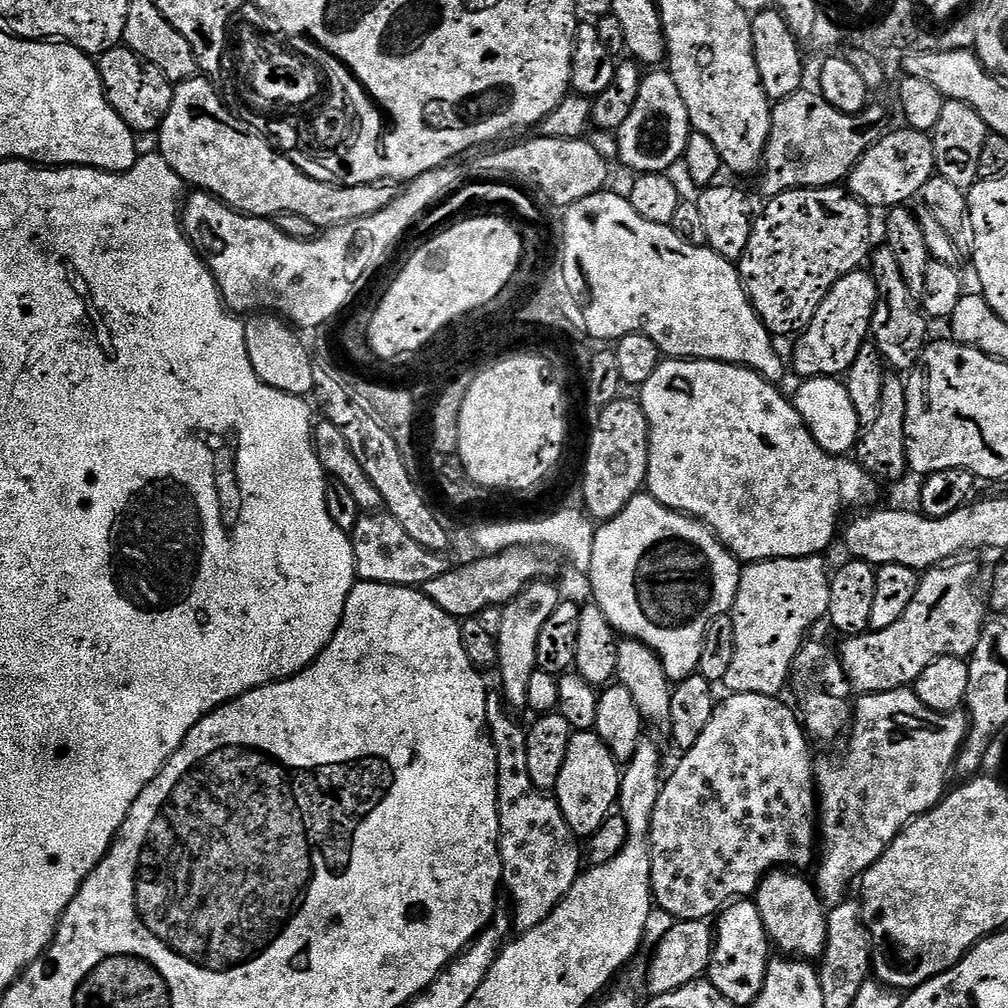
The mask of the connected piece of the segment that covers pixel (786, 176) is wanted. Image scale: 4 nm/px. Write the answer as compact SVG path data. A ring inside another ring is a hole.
M801 90L790 94L790 98L775 101L772 109L770 138L764 151L760 176L760 188L765 197L771 198L795 188L830 188L839 185L862 158L864 151L889 131L888 112L884 108L869 106L858 114L842 114L826 102L819 91Z

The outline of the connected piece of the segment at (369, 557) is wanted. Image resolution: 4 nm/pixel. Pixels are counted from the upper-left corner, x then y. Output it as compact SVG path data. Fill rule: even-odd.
M387 514L361 515L359 522L350 534L350 539L354 550L357 577L366 582L397 584L403 588L415 588L438 578L438 574L448 571L450 567L449 561L444 561L445 557L441 553L426 550L426 546L418 546L418 542L414 542L414 538L410 538L410 534L406 534L406 530L402 530L402 526L398 526L396 519Z

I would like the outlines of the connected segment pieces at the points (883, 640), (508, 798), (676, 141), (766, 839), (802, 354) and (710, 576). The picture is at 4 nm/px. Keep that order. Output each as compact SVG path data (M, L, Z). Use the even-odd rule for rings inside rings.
M952 562L947 566L938 568L929 568L927 572L920 576L920 585L914 590L914 598L910 598L910 606L906 606L906 614L902 614L902 618L898 618L898 622L894 622L894 626L886 626L886 630L866 631L860 636L849 636L843 641L844 645L838 648L838 659L844 668L844 677L848 679L851 691L856 694L869 696L875 692L889 692L890 690L898 690L899 688L907 688L915 685L916 679L922 674L922 670L926 670L926 666L930 666L930 662L934 662L938 658L946 658L947 656L959 656L967 658L971 656L974 646L978 646L978 638L982 634L986 623L984 617L984 604L986 608L986 600L980 597L980 592L976 589L976 568L972 564L960 564L964 562Z
M499 695L488 697L488 736L498 762L498 814L500 815L500 861L502 884L512 899L510 915L517 933L529 932L564 901L582 871L582 848L573 836L558 802L530 782L526 759L525 725L512 716Z
M652 70L652 72L643 77L638 90L638 102L634 102L634 110L630 110L630 118L626 118L626 122L622 122L622 126L618 129L618 137L620 136L620 160L628 168L633 168L633 173L643 174L645 172L663 172L667 173L668 168L672 168L681 163L684 159L684 151L686 150L686 142L692 135L694 129L688 111L686 110L686 102L682 102L678 86L674 82L672 73L667 70Z
M734 692L725 695L725 700L715 705L710 714L710 722L706 722L706 730L694 742L692 748L683 753L684 756L676 764L672 773L660 785L658 802L654 806L654 816L650 822L650 878L652 879L652 898L657 909L660 908L673 921L708 920L724 911L737 898L755 897L758 886L765 876L777 870L811 869L814 857L818 852L818 797L814 787L814 759L808 749L810 737L804 731L804 725L797 709L791 703L783 704L783 699L766 694L742 694Z
M857 270L839 280L795 341L791 367L796 368L798 377L843 377L854 358L858 358L858 350L862 350L869 339L877 298L878 290L871 271Z
M641 494L632 499L613 520L603 521L603 523L596 528L594 558L590 558L590 566L586 573L586 579L592 583L591 599L602 610L602 614L606 614L606 618L610 618L612 627L616 629L617 633L619 633L621 637L637 640L648 646L662 662L669 681L679 682L687 678L687 676L697 675L700 659L702 658L702 642L704 641L706 630L719 616L731 613L732 603L738 594L738 582L740 581L741 571L741 561L737 560L736 557L717 540L715 534L712 533L711 528L709 528L707 524L702 523L700 520L695 520L693 516L686 516L682 512L675 512L666 506L662 506L653 496Z

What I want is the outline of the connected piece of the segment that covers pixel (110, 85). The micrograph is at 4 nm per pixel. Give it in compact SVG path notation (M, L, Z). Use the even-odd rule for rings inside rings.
M123 46L103 52L98 57L98 67L110 106L120 115L122 122L126 122L126 126L131 128L133 133L155 133L170 110L174 91L174 86L166 78L166 74L162 74L158 66L146 62L146 58L134 54L134 50Z

